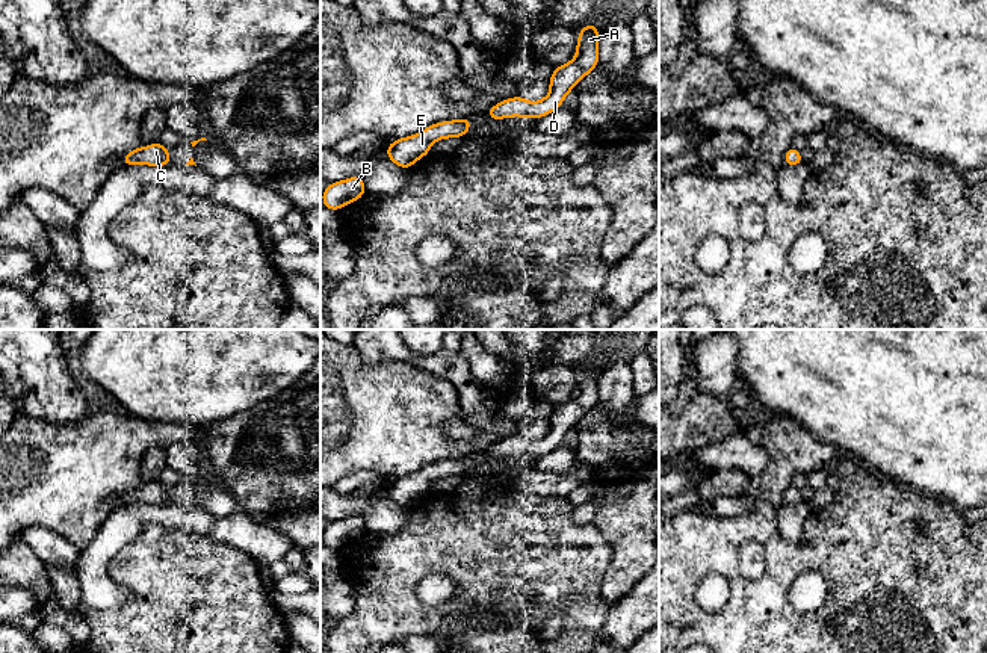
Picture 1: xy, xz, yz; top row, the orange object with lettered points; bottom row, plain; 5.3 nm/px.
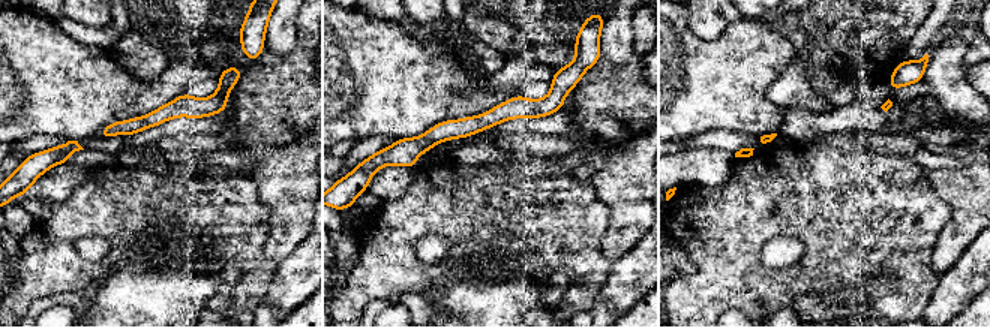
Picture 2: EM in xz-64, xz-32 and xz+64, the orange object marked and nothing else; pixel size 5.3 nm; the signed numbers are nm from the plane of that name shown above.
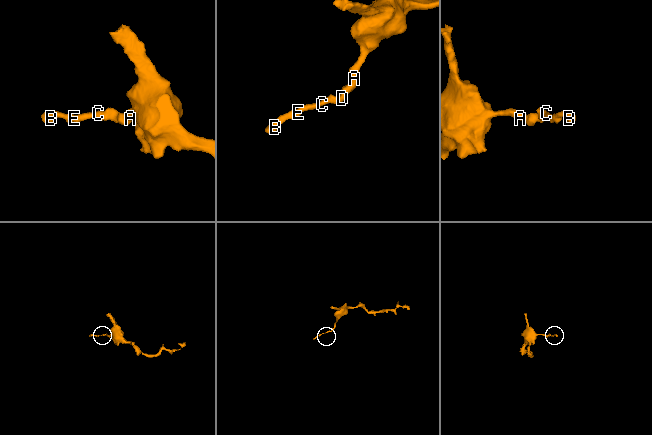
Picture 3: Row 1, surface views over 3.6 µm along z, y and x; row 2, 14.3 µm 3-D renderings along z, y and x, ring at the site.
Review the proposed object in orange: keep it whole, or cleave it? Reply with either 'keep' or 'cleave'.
keep

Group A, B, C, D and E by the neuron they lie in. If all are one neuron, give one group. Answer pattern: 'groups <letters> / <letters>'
groups A B C D E

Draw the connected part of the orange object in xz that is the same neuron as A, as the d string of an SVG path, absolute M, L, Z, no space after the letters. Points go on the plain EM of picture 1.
M591 361L577 372L576 396L565 404L553 407L553 413L549 419L550 432L546 437L532 441L517 434L494 443L488 449L487 456L503 458L508 455L523 455L535 458L550 453L562 443L565 434L597 405L599 373L597 364Z

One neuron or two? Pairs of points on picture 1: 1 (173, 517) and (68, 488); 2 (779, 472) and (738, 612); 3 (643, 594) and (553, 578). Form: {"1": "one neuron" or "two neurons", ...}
{"1": "two neurons", "2": "two neurons", "3": "two neurons"}

